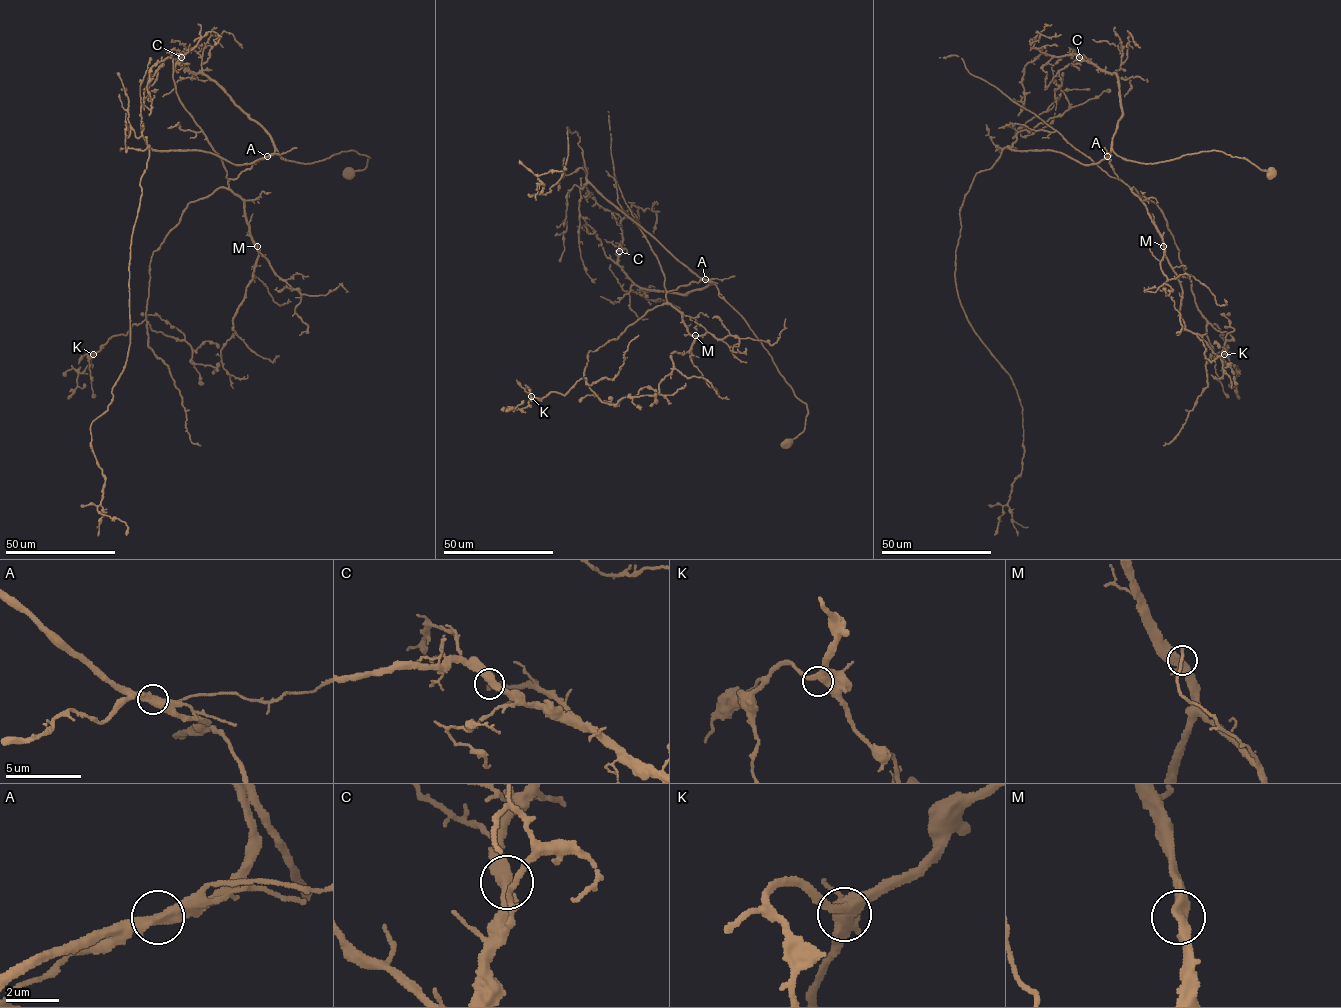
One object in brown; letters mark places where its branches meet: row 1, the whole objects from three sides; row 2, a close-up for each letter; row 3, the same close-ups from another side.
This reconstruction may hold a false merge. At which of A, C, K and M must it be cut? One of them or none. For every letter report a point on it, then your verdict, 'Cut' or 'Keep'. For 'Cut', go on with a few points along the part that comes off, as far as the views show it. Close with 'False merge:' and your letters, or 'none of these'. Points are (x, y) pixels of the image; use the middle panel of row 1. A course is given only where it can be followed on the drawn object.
A: Place: (705, 279). Cut. Course of the part to remove: (705, 279), (669, 290), (665, 303), (617, 339), (589, 351), (584, 378), (588, 385), (613, 379), (638, 335)
C: Place: (619, 251). Keep
K: Place: (531, 396). Keep
M: Place: (695, 335). Keep
False merge: A

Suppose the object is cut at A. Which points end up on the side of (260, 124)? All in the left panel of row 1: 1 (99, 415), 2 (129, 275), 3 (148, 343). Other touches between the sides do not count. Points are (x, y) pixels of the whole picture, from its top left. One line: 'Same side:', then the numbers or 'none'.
Same side: 1, 2

